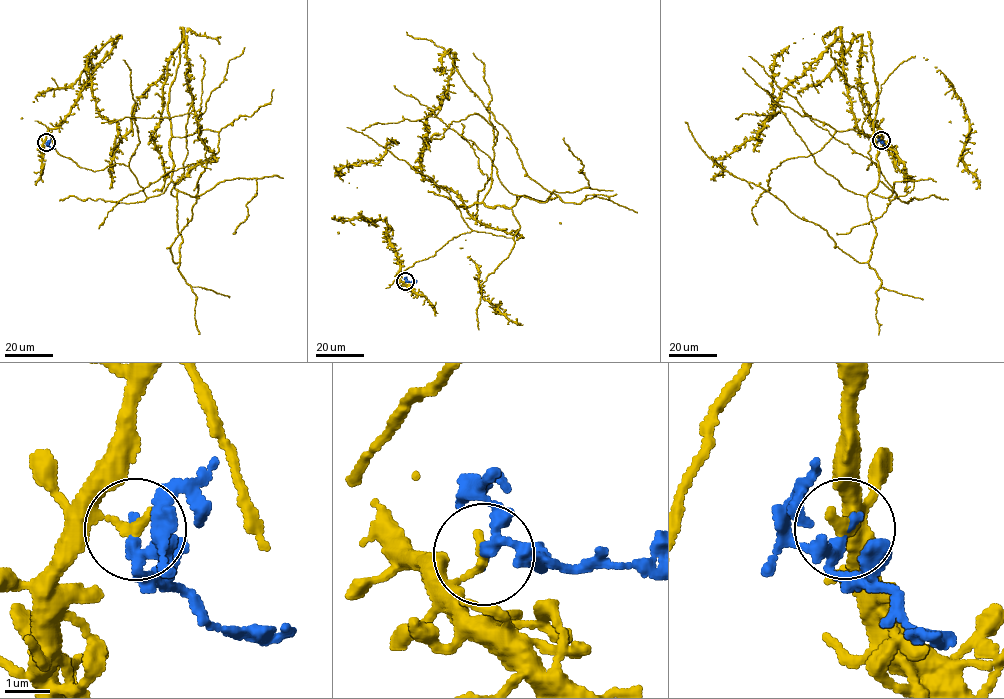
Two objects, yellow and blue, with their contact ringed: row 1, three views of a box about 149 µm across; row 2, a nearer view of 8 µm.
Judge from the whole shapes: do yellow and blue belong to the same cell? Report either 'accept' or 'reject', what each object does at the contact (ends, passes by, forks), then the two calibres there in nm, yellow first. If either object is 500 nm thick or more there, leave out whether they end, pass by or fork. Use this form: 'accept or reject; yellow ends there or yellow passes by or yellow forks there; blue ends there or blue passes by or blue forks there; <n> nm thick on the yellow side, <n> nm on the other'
reject; yellow ends there; blue passes by; 240 nm thick on the yellow side, 200 nm on the other

